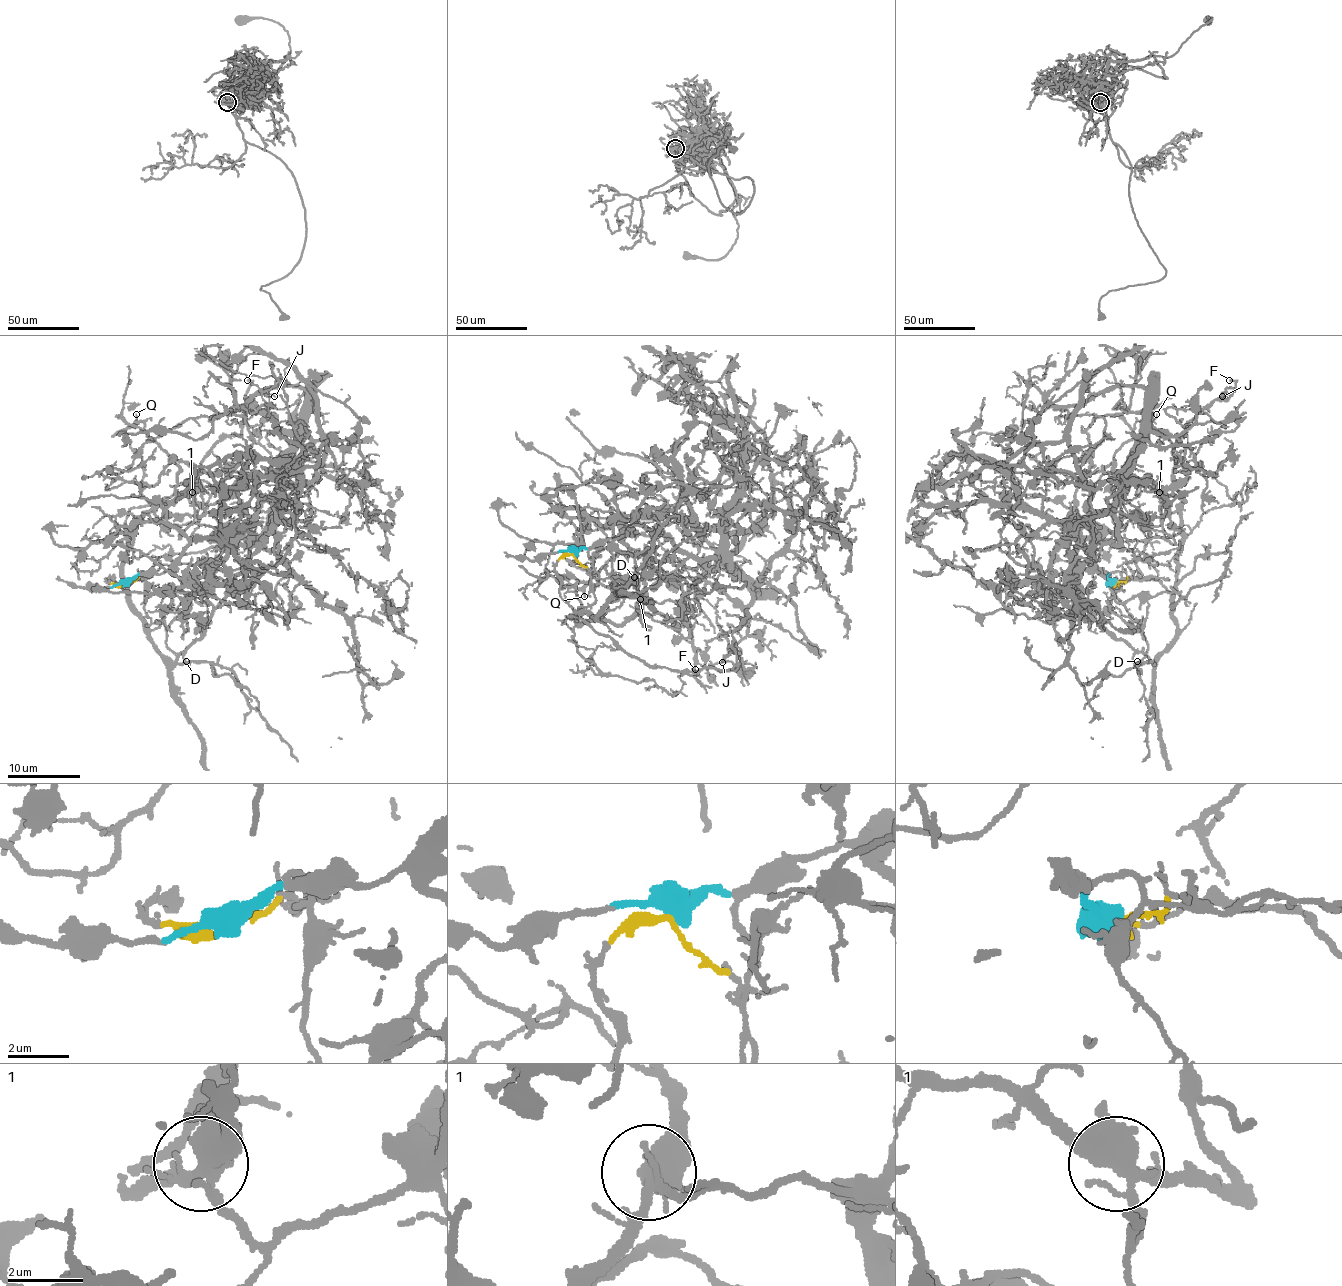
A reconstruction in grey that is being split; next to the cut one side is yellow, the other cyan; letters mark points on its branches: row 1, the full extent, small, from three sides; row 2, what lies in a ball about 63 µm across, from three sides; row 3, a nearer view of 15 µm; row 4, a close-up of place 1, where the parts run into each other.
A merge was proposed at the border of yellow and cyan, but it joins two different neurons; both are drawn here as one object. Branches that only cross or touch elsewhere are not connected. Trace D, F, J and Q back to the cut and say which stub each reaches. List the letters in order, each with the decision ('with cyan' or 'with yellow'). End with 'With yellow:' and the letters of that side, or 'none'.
D: with yellow
F: with yellow
J: with yellow
Q: with yellow
With yellow: D, F, J, Q

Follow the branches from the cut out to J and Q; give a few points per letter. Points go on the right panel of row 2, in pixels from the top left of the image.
J: (1116, 582), (1156, 579), (1170, 592), (1183, 537), (1172, 448), (1185, 426), (1221, 397)
Q: (1116, 582), (1156, 579), (1170, 592), (1176, 581), (1183, 501), (1116, 473), (1114, 453), (1138, 420), (1156, 413)

